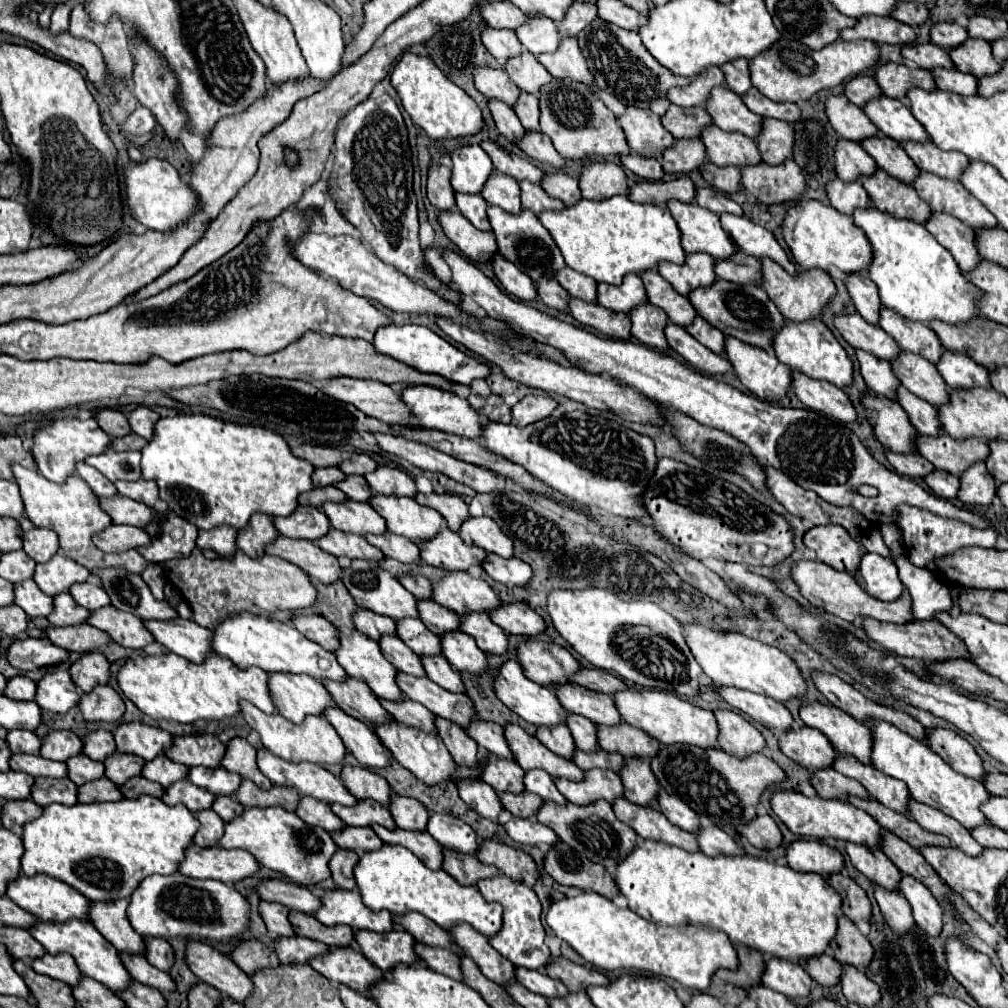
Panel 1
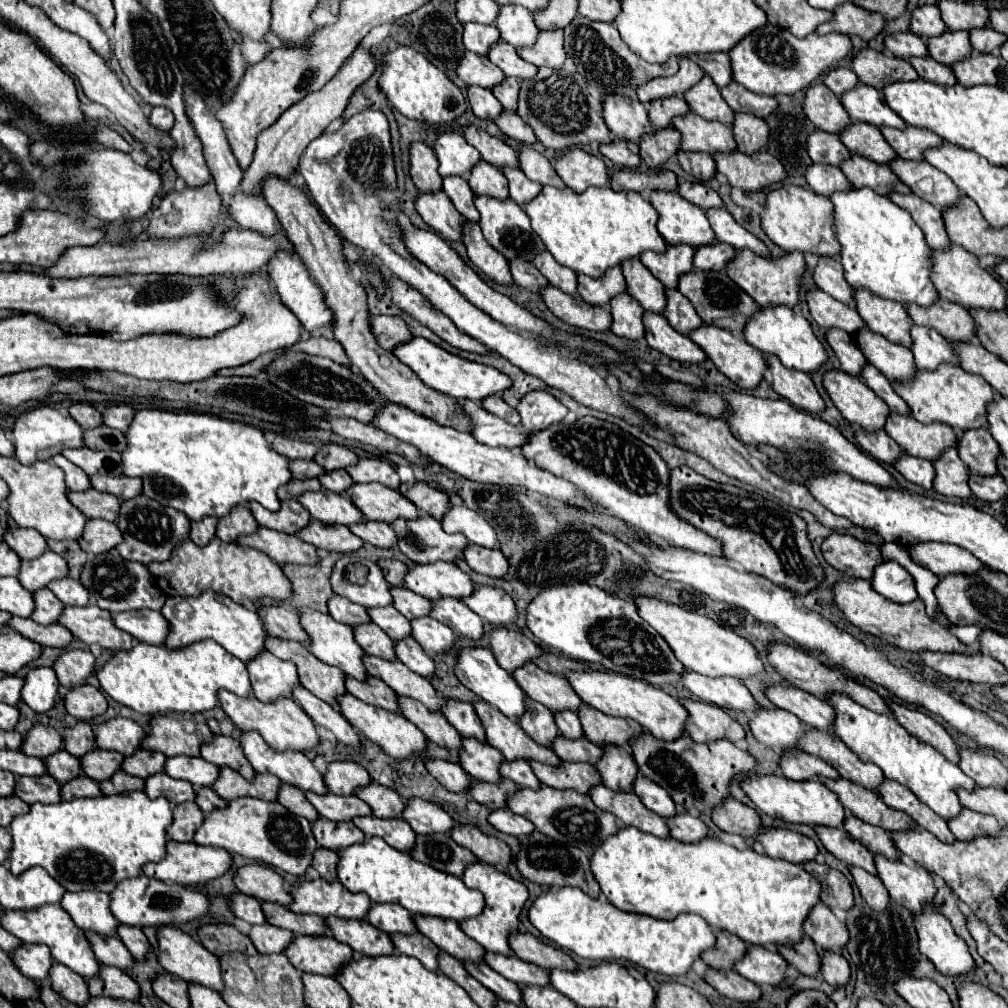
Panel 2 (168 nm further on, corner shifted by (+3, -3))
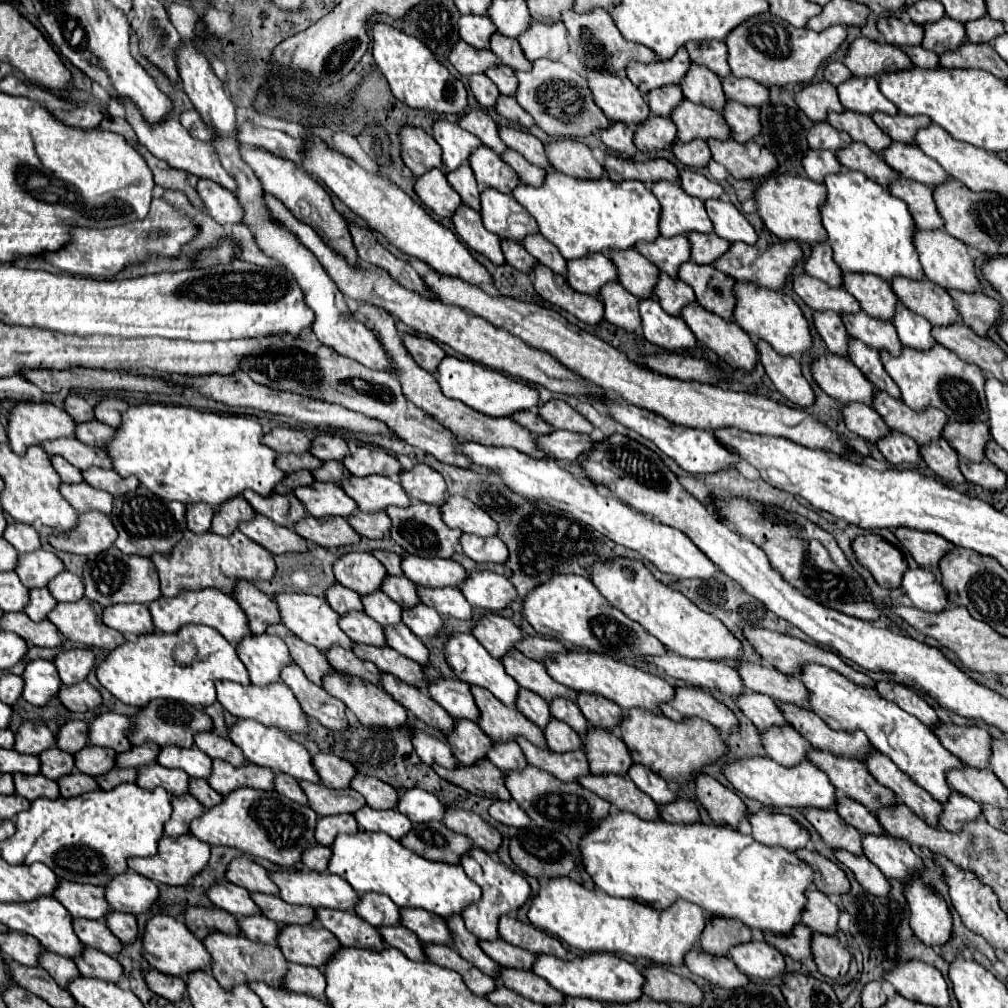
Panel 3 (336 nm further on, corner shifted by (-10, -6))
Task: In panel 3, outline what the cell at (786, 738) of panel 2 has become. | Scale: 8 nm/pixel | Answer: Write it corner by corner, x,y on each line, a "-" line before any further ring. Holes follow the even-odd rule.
745,693
739,697
741,711
753,721
759,731
767,731
771,727
785,727
789,725
779,703
773,701
769,695
761,693

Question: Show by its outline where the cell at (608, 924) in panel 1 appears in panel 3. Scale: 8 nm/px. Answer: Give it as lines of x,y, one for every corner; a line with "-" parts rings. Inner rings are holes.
567,877
553,879
553,881
549,881
547,887
541,887
539,895
533,897
533,901
531,901
527,917
537,929
547,931
553,937
561,939
563,943
567,943
575,949
581,949
585,953
615,953
615,955
621,953
621,955
631,955
631,957
643,957
657,965
663,965
663,967
683,965
685,955
697,945
697,941
701,939
701,933
707,925
705,913
701,911
701,907
697,907
693,903
681,901
681,903
675,903
669,911
657,911
653,907
645,907
631,899
617,899
617,897
609,897
603,891
589,891
581,883
571,881

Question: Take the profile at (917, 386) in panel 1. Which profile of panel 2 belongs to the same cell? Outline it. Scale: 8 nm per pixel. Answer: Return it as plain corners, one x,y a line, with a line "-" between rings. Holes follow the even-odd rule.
868,326
860,328
860,332
854,334
858,348
866,356
866,360
876,366
888,380
910,380
916,372
914,356
908,348
894,344
886,340
884,336
870,332

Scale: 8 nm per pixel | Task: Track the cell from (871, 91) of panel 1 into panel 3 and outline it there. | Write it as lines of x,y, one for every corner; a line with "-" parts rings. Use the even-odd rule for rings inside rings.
829,63
827,67
825,67
825,79
831,83
831,85
841,85
841,83
845,83
847,79
851,79
853,77
853,73
843,65
843,63

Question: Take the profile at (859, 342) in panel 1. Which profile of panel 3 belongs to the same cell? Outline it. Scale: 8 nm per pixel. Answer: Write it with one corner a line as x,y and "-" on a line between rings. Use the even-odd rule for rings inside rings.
801,275
795,277
793,287
799,293
799,297
817,311
835,311
839,315
861,311
861,305
853,295
849,295
845,289
833,289
821,279

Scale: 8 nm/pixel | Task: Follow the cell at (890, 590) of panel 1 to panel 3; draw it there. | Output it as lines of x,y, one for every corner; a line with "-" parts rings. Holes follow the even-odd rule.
907,569
901,579
901,589
907,599
921,611
941,611
941,607
949,605
943,587
927,569

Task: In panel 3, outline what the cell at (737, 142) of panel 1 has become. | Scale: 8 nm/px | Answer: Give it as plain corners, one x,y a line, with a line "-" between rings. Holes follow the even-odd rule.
683,99
683,103
673,111
671,119
677,125
677,137
683,143
689,143
693,139
731,139
731,127
721,115
717,115
709,107
689,103
687,99

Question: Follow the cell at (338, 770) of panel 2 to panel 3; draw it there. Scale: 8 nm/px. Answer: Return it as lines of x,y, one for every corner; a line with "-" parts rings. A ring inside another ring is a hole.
319,753
313,755
313,761
323,785
329,789
349,789
353,777
357,775
357,769
347,759
339,759
337,755

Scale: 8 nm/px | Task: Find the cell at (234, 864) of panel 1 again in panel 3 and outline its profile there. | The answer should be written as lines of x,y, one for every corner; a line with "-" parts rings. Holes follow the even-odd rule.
193,835
161,839
161,851
153,859
133,859
129,867
151,881
187,885
209,865
209,845

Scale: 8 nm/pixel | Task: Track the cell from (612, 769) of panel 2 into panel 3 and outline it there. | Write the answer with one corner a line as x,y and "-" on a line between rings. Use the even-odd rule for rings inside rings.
591,727
585,735
585,747
593,775
625,777
633,765
627,745
613,731
599,731

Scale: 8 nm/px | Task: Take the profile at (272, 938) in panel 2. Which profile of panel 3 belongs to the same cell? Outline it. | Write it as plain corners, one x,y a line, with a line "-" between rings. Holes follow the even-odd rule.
253,915
245,917
243,921
239,919
239,927
243,935
255,943
267,943
267,945
277,945
277,937
281,933
281,927
273,923
271,919
265,919
265,915

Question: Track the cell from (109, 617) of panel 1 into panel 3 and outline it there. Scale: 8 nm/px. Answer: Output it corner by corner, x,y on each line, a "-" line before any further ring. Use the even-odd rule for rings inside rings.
87,597
77,603
57,603
55,611
49,613
49,621
59,627
65,639
85,647
113,651
119,643
125,643
123,633
103,623
103,607

